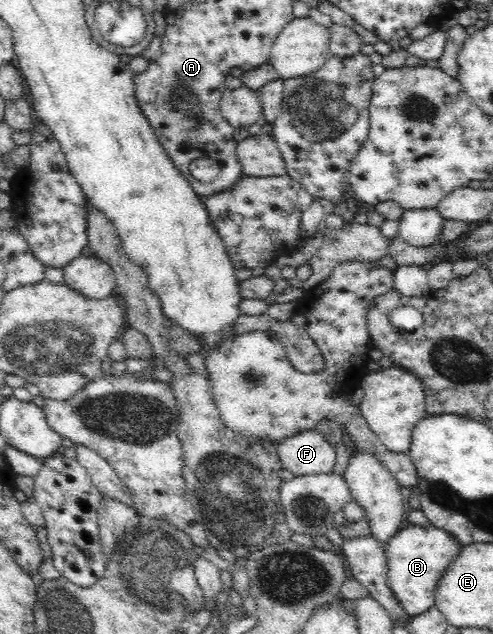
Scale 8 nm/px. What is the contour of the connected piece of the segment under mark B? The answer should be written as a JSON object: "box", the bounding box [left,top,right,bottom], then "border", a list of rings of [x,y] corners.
{"box":[384,524,463,618],"border":[[[409,524],[387,542],[384,549],[388,564],[388,583],[394,597],[406,613],[411,614],[411,618],[434,606],[434,594],[439,579],[459,556],[463,547],[450,532],[437,528],[434,524]]]}

